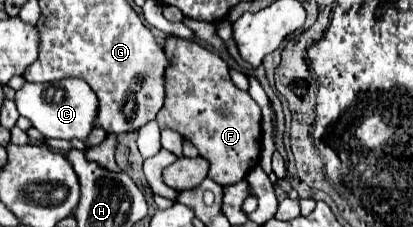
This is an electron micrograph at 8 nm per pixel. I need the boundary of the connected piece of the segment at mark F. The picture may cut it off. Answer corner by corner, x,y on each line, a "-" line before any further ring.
164,35
162,47
168,57
168,69
164,71
164,107
156,115
160,129
174,129
188,137
200,155
212,163
208,177
218,185
242,181
260,161
262,111
258,103
248,91
232,83
228,65
220,55
176,35

